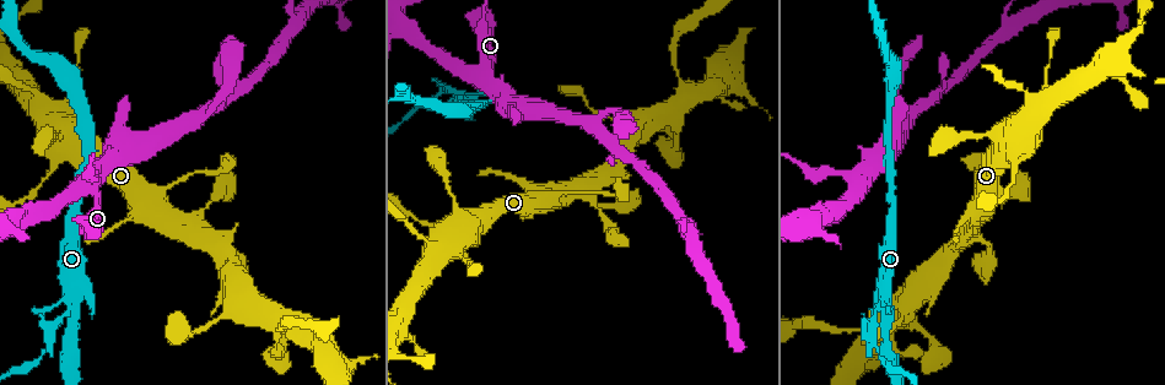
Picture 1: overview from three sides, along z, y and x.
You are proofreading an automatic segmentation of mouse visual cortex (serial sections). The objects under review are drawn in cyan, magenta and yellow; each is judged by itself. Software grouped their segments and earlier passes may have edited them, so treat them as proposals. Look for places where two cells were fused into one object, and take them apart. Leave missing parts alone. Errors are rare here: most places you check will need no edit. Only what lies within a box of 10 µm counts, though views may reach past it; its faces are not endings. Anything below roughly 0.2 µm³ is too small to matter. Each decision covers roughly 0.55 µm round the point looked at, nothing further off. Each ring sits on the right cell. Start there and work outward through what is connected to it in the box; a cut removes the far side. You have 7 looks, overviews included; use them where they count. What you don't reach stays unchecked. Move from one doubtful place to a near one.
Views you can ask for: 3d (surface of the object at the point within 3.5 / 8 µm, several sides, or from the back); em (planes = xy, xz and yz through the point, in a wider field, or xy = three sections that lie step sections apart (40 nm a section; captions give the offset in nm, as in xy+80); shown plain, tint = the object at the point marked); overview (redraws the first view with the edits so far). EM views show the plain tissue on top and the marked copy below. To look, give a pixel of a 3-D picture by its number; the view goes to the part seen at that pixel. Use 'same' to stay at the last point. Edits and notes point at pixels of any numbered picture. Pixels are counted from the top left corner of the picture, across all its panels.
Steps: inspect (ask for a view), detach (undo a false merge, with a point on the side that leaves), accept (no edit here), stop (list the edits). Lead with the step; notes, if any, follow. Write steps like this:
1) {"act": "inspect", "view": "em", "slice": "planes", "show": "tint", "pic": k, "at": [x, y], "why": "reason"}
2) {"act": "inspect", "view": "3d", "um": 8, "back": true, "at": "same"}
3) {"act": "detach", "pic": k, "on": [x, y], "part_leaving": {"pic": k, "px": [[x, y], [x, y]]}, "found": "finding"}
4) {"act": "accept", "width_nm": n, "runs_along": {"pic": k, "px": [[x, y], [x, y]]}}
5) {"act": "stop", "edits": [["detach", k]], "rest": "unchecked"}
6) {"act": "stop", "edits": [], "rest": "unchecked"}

{"act": "inspect", "view": "3d", "um": 3.5, "pic": 1, "at": [1012, 149], "why": "abrupt turn"}

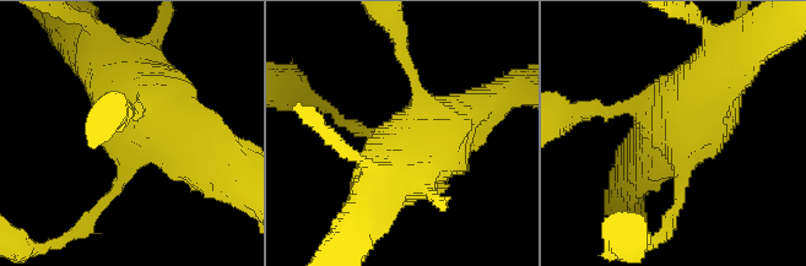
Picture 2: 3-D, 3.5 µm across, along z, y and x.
{"act": "inspect", "view": "em", "slice": "xy", "step": 5, "show": "tint", "pic": 2, "at": [674, 137], "why": "need the tissue"}

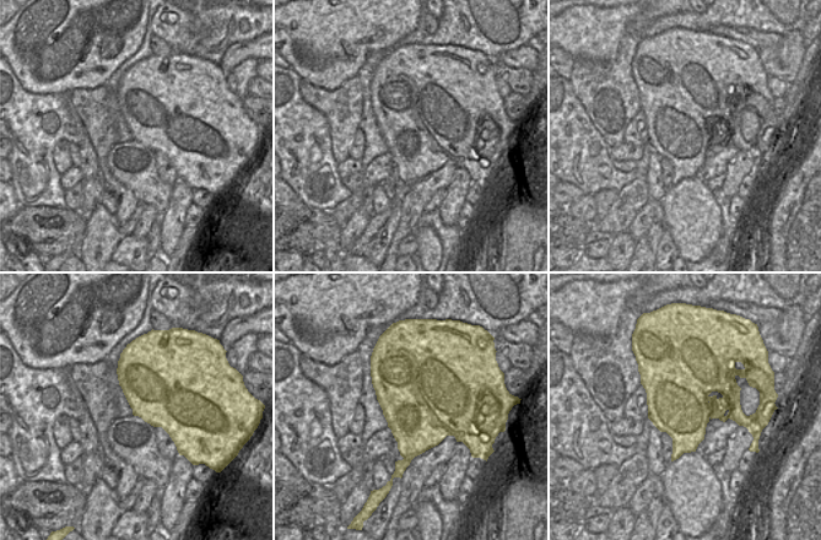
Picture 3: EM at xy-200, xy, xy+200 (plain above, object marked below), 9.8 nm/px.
{"act": "accept", "runs_along": {"pic": 2, "px": [[222, 157], [131, 101], [117, 75]]}, "found": "continuous, no second cell"}

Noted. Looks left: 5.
{"act": "inspect", "view": "3d", "um": 3.5, "pic": 1, "at": [71, 310], "why": "three arms meet"}

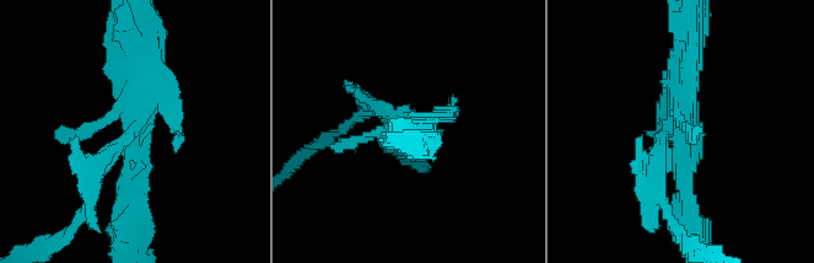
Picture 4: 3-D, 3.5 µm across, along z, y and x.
{"act": "inspect", "view": "em", "slice": "xy", "step": 2, "show": "tint", "pic": 4, "at": [676, 128], "why": "now the EM"}

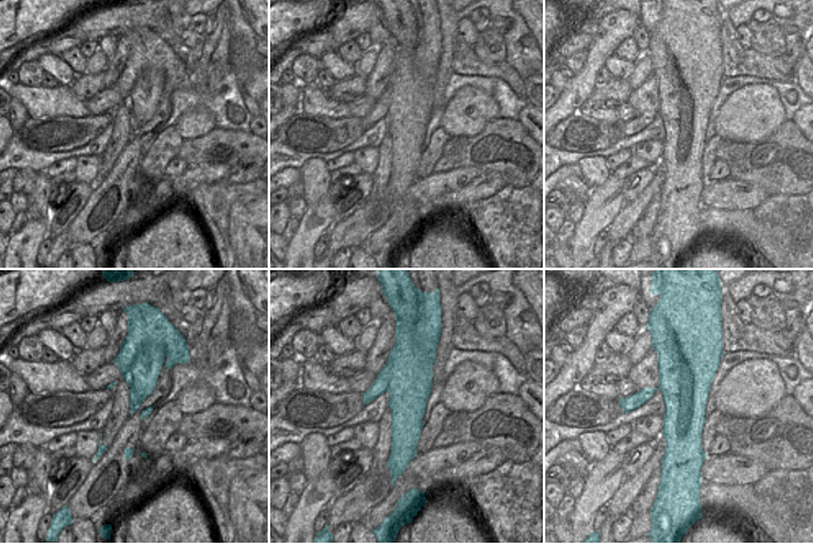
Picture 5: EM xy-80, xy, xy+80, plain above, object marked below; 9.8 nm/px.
{"act": "detach", "pic": 4, "on": [101, 161], "border": {"pic": 5, "px": [[139, 346], [143, 399]]}, "found": "two cells meet here"}

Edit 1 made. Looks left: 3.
{"act": "inspect", "view": "3d", "um": 3.5, "pic": 1, "at": [688, 89], "why": "three arms meet"}

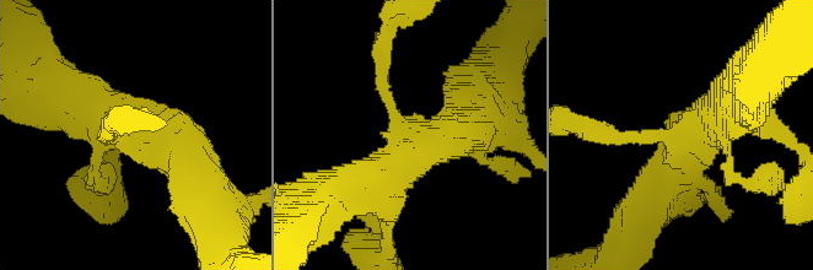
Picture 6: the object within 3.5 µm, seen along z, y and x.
{"act": "inspect", "view": "em", "slice": "xy", "step": 1, "show": "tint", "pic": 6, "at": [410, 133], "why": "need the tissue"}

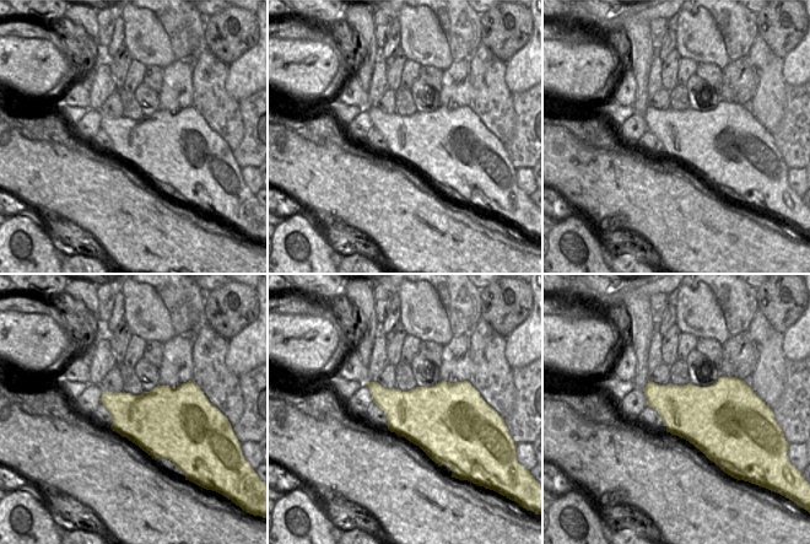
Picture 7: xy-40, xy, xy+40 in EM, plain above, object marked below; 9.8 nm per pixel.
{"act": "accept", "runs_along": {"pic": 6, "px": [[69, 98], [152, 131], [198, 169]]}, "found": "all the same cell"}

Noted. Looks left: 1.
{"act": "stop", "edits": [["detach", 4]], "rest": "unchecked"}

